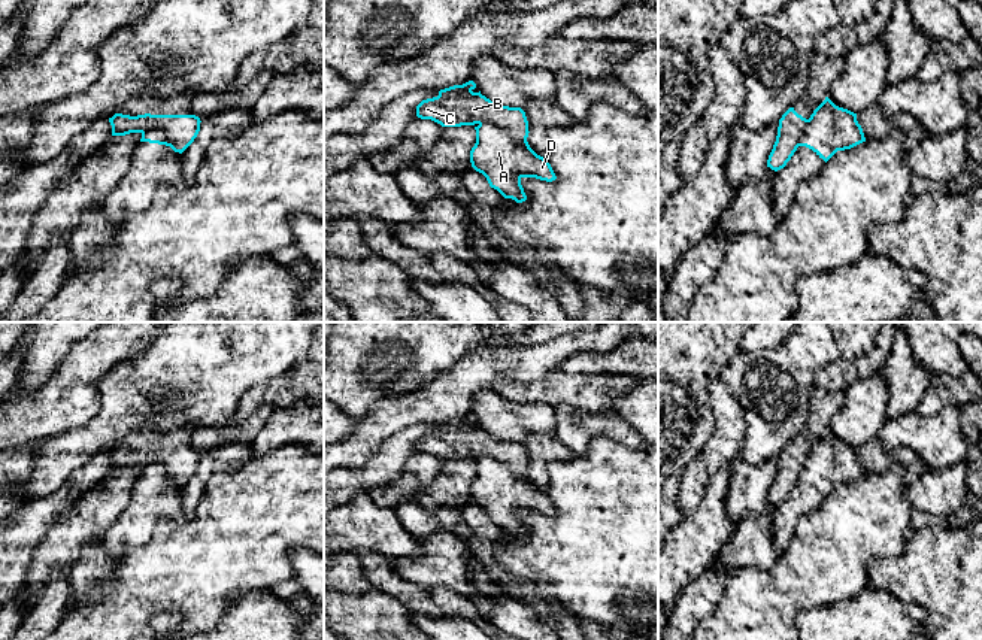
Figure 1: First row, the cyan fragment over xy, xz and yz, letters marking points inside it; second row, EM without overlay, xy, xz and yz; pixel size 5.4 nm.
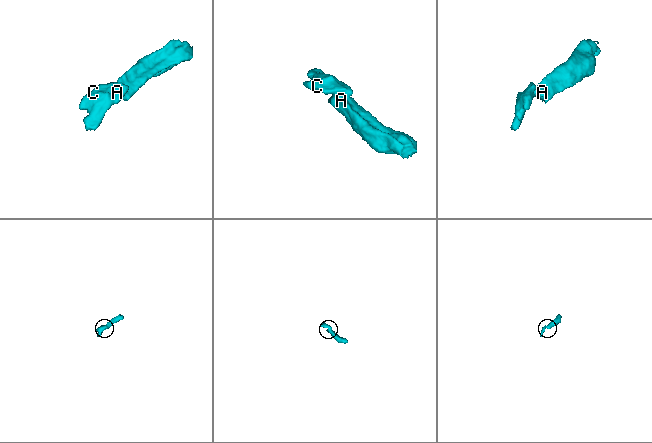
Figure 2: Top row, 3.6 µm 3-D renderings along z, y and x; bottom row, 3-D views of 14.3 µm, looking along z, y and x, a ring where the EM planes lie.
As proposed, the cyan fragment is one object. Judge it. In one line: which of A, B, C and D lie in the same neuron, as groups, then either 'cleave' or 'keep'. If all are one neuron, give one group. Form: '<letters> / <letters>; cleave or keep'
A D / B C; cleave

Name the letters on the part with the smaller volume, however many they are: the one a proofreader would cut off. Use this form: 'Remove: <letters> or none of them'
Remove: B, C

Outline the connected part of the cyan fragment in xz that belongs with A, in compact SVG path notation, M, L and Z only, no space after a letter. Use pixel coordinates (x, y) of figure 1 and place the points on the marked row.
M481 122L476 143L470 151L472 167L482 173L490 186L504 198L516 203L527 200L521 185L522 178L552 182L557 179L546 158L537 155L527 140L513 139L498 125Z

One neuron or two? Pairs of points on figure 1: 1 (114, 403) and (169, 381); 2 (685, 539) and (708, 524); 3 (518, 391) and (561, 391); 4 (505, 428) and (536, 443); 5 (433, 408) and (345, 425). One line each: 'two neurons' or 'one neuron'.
1: one neuron
2: one neuron
3: one neuron
4: two neurons
5: two neurons

